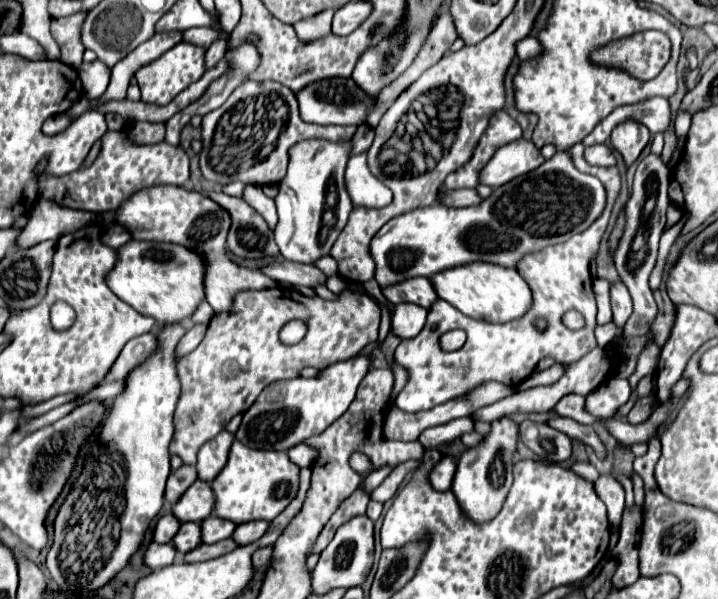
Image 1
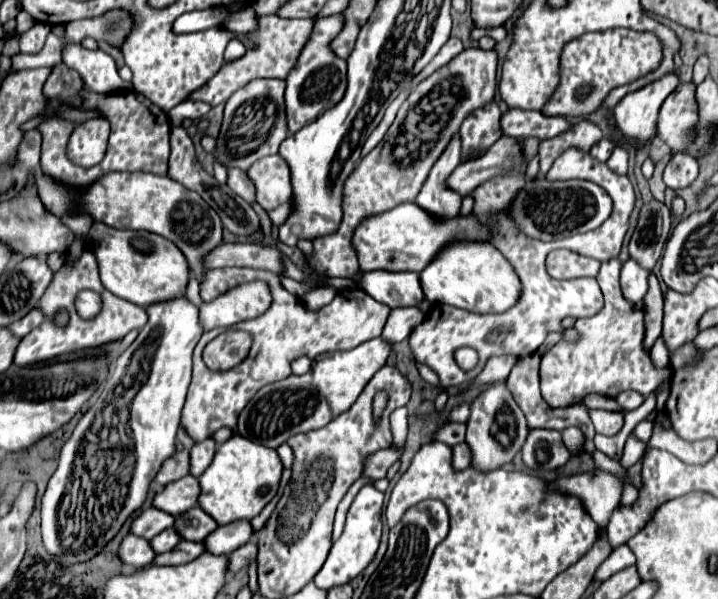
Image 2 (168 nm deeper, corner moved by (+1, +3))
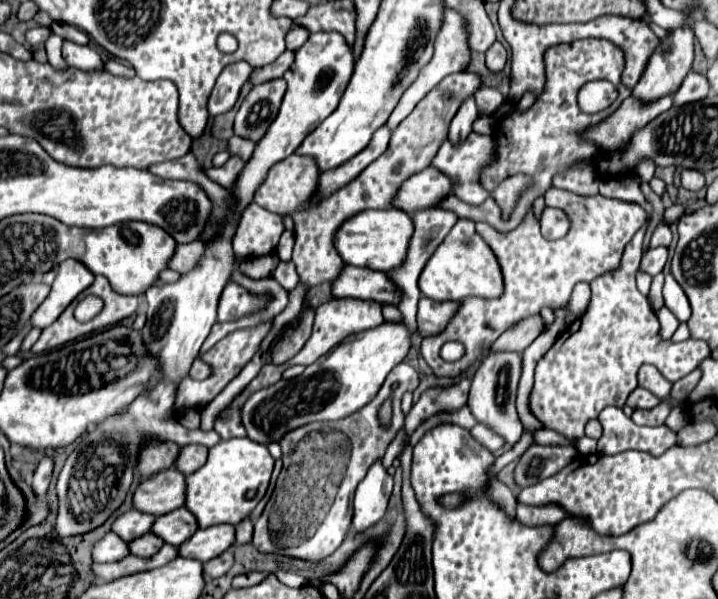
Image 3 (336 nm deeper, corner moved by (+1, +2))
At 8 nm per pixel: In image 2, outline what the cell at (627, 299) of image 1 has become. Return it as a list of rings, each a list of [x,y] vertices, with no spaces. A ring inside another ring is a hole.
[[[633,259],[623,263],[621,269],[621,289],[623,289],[623,297],[627,297],[627,301],[631,301],[633,305],[639,305],[647,293],[647,277],[649,271],[641,269]]]

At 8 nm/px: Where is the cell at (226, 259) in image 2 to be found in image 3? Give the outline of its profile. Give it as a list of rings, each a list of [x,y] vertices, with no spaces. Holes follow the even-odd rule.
[[[195,240],[195,242],[189,242],[189,244],[177,244],[175,254],[173,254],[171,260],[167,262],[167,268],[185,274],[185,272],[189,272],[189,270],[197,264],[197,258],[199,258],[203,252],[205,252],[203,240]]]

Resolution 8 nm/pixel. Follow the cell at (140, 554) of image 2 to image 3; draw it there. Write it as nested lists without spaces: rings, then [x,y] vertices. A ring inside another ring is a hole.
[[[115,532],[105,534],[105,538],[95,542],[91,550],[93,562],[115,562],[117,558],[125,558],[127,554],[127,544],[121,538],[117,538]]]

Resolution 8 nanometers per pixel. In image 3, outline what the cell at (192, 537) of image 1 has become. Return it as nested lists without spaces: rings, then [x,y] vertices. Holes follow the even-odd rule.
[[[143,534],[139,538],[135,538],[135,542],[127,542],[127,548],[131,554],[141,556],[141,558],[151,558],[153,554],[157,554],[161,550],[165,542],[161,538],[157,538],[155,534]]]

